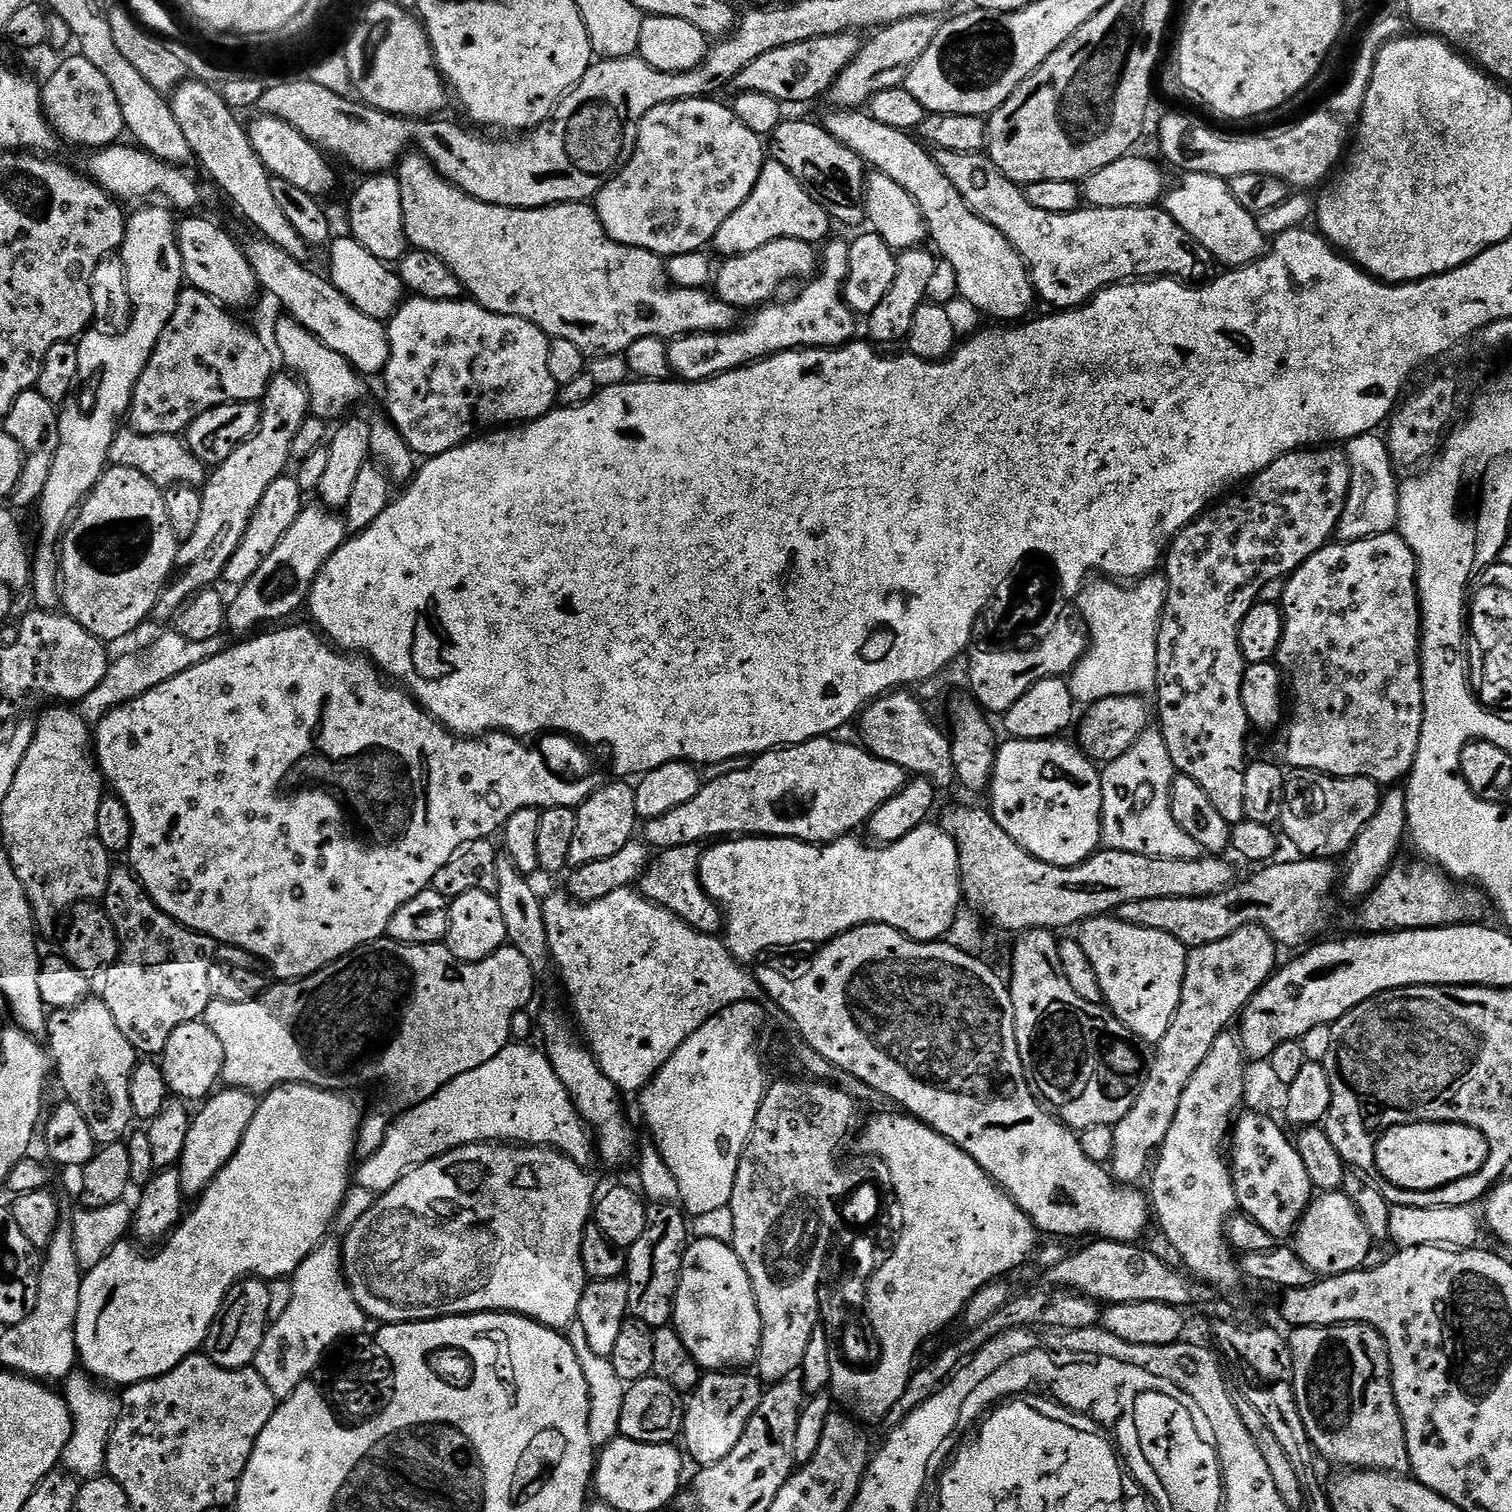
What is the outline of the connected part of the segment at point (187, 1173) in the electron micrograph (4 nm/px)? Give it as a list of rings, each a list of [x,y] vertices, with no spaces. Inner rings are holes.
[[[221,1087],[199,1105],[200,1113],[192,1116],[190,1134],[186,1134],[186,1150],[178,1165],[185,1197],[196,1198],[210,1186],[210,1182],[223,1170],[226,1162],[234,1158],[246,1130],[256,1113],[257,1097],[242,1088]]]

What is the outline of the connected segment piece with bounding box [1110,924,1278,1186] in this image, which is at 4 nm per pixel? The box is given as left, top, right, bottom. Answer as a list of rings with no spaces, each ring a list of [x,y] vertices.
[[[1251,924],[1250,926],[1242,926],[1242,930],[1234,930],[1234,934],[1230,934],[1230,938],[1222,938],[1222,942],[1210,942],[1206,946],[1198,946],[1189,951],[1186,958],[1186,974],[1182,978],[1182,994],[1178,1002],[1178,1010],[1174,1014],[1174,1018],[1170,1022],[1170,1030],[1166,1030],[1166,1038],[1162,1038],[1160,1043],[1155,1045],[1154,1051],[1150,1056],[1148,1066],[1148,1077],[1146,1078],[1146,1086],[1142,1086],[1142,1094],[1138,1094],[1138,1102],[1134,1102],[1134,1106],[1130,1106],[1130,1114],[1126,1114],[1126,1118],[1122,1118],[1112,1128],[1112,1159],[1110,1161],[1110,1171],[1119,1183],[1125,1186],[1135,1185],[1135,1180],[1145,1179],[1146,1173],[1149,1171],[1150,1165],[1153,1163],[1154,1157],[1157,1155],[1160,1143],[1166,1138],[1166,1134],[1170,1134],[1170,1126],[1174,1123],[1174,1114],[1178,1114],[1178,1102],[1182,1098],[1186,1086],[1190,1083],[1190,1078],[1194,1078],[1194,1070],[1198,1070],[1198,1066],[1202,1066],[1202,1061],[1206,1058],[1206,1054],[1210,1054],[1210,1046],[1214,1046],[1214,1038],[1218,1038],[1229,1027],[1228,1023],[1235,1021],[1240,1013],[1250,1001],[1262,985],[1272,977],[1273,972],[1277,971],[1276,951],[1278,945],[1267,930],[1261,924]]]

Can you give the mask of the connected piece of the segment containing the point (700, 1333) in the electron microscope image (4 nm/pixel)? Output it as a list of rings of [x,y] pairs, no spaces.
[[[698,1239],[689,1243],[684,1252],[680,1285],[676,1291],[674,1327],[701,1370],[744,1370],[747,1369],[747,1364],[748,1367],[755,1365],[756,1357],[760,1355],[762,1318],[758,1314],[756,1295],[744,1263],[731,1244]]]

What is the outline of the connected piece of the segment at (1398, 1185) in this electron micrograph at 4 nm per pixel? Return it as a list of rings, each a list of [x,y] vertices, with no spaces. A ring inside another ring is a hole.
[[[1438,1120],[1432,1126],[1398,1126],[1382,1142],[1378,1140],[1374,1150],[1374,1166],[1370,1166],[1370,1174],[1381,1176],[1378,1187],[1383,1196],[1386,1188],[1396,1190],[1398,1198],[1432,1196],[1480,1176],[1476,1172],[1484,1162],[1482,1158],[1486,1158],[1486,1138],[1482,1138],[1478,1130],[1470,1130],[1470,1126],[1458,1128],[1458,1122]],[[1407,1160],[1412,1164],[1404,1164]]]

